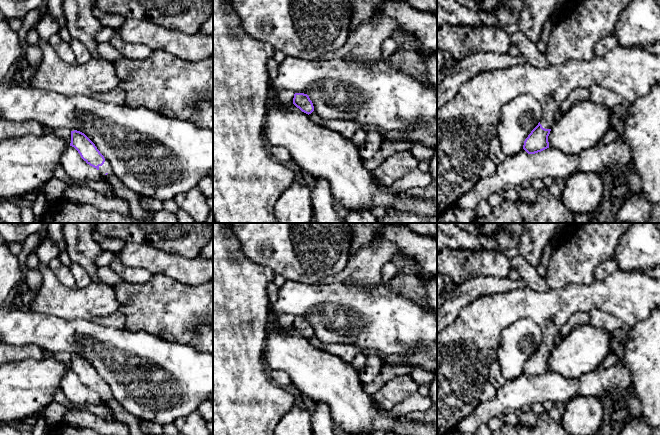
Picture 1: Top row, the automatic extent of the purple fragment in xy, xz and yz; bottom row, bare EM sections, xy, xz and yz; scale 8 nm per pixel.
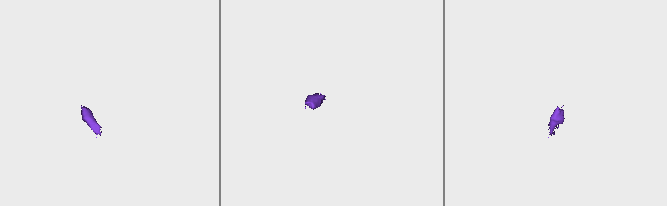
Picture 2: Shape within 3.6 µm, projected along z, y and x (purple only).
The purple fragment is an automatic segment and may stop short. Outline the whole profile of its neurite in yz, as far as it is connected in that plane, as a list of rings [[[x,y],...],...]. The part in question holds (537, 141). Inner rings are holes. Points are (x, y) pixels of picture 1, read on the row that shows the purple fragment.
[[[617,46],[605,56],[595,56],[589,61],[569,60],[560,65],[535,67],[528,62],[498,68],[479,74],[466,81],[457,94],[437,110],[437,218],[471,188],[481,178],[481,170],[488,157],[490,143],[497,137],[497,125],[503,105],[521,94],[530,94],[542,106],[542,118],[524,141],[523,149],[528,154],[535,154],[549,148],[548,136],[554,123],[554,116],[559,105],[576,88],[590,88],[593,85],[605,87],[623,98],[634,102],[649,94],[655,84],[660,83],[660,55],[649,53],[641,48]]]

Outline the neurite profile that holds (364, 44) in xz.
[[[375,13],[370,19],[361,23],[357,28],[349,32],[347,42],[338,50],[327,53],[324,58],[346,59],[359,61],[364,64],[375,64],[382,58],[382,44],[390,37],[395,37],[397,23],[389,17]]]

